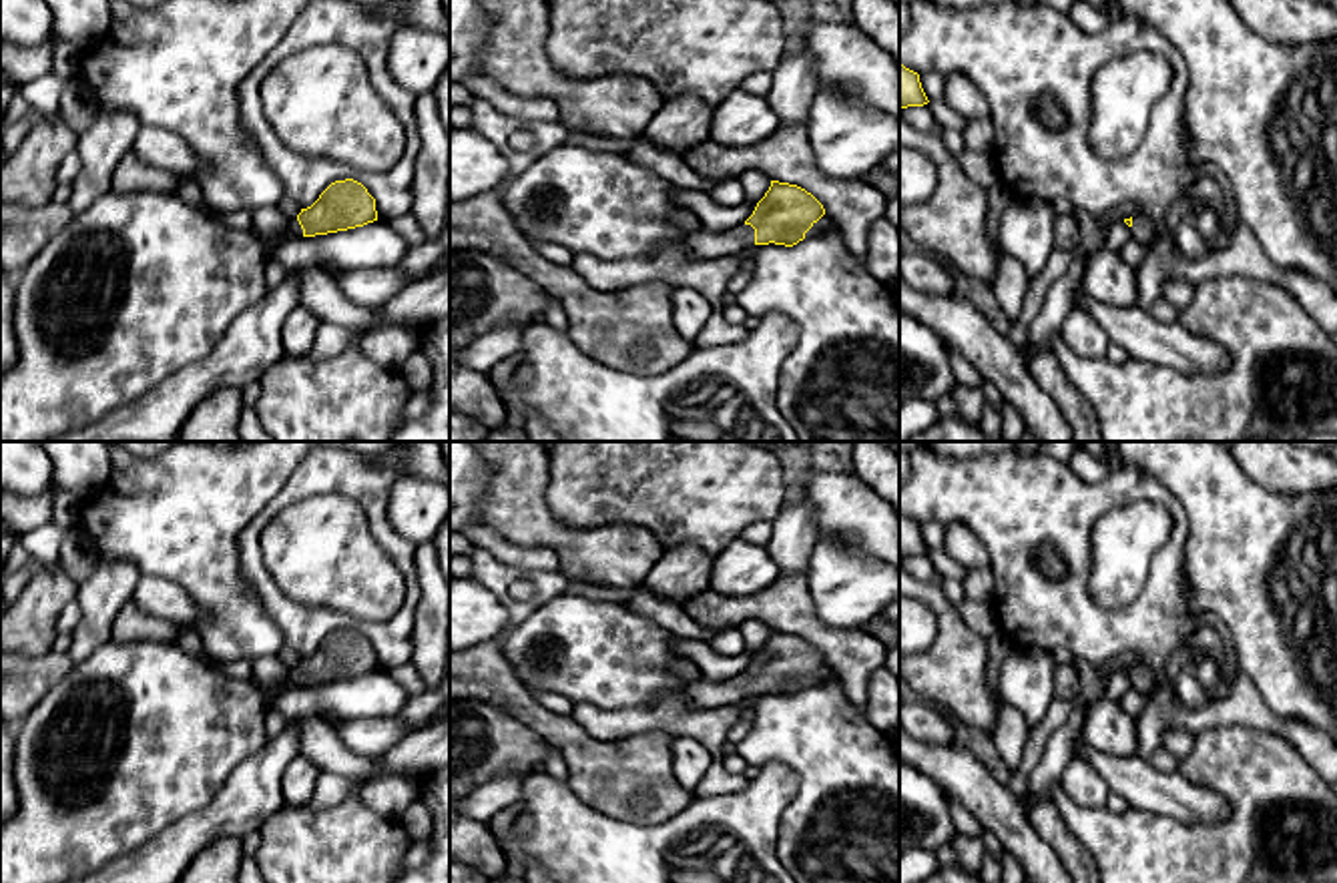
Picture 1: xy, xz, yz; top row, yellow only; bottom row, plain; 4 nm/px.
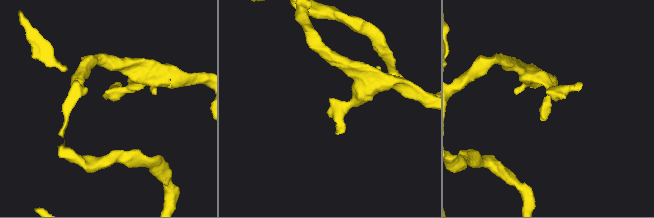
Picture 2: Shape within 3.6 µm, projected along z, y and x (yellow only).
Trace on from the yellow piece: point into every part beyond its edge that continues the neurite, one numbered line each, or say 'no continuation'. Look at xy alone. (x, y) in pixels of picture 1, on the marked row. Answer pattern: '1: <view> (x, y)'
1: xy (294, 229)

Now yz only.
1: yz (1145, 229)

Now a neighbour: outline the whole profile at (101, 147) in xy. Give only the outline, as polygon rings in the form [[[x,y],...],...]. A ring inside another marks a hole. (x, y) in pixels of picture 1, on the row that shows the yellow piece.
[[[102,112],[94,124],[78,136],[76,153],[82,169],[74,179],[68,207],[74,215],[86,211],[98,197],[112,189],[112,171],[130,151],[141,122],[132,112]]]

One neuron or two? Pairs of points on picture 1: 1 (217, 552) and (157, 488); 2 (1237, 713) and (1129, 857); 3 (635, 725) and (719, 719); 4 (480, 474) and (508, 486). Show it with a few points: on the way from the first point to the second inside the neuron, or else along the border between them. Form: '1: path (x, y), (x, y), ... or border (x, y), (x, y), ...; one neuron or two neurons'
1: path (201, 536), (169, 504); one neuron
2: border (1273, 733), (1219, 725), (1203, 729), (1195, 737); two neurons
3: path (655, 719), (699, 719); one neuron
4: border (486, 462), (492, 480), (478, 508), (480, 524); two neurons

